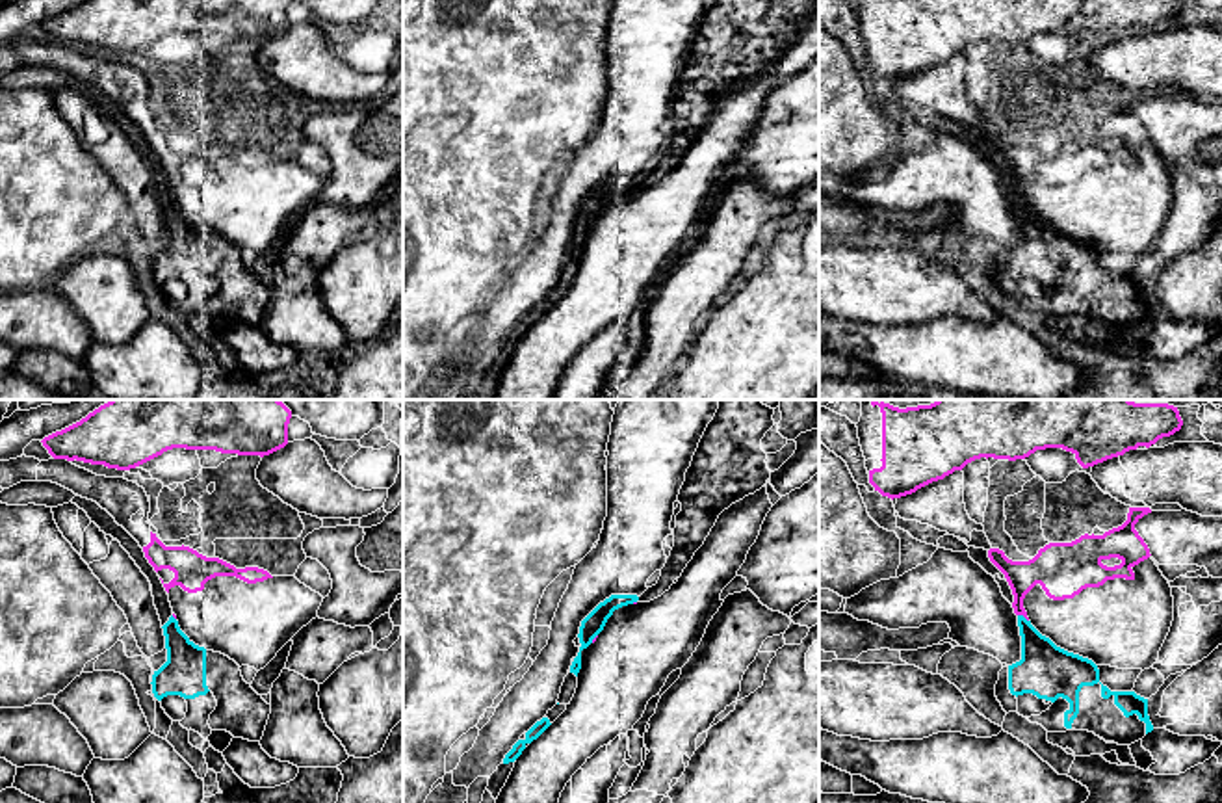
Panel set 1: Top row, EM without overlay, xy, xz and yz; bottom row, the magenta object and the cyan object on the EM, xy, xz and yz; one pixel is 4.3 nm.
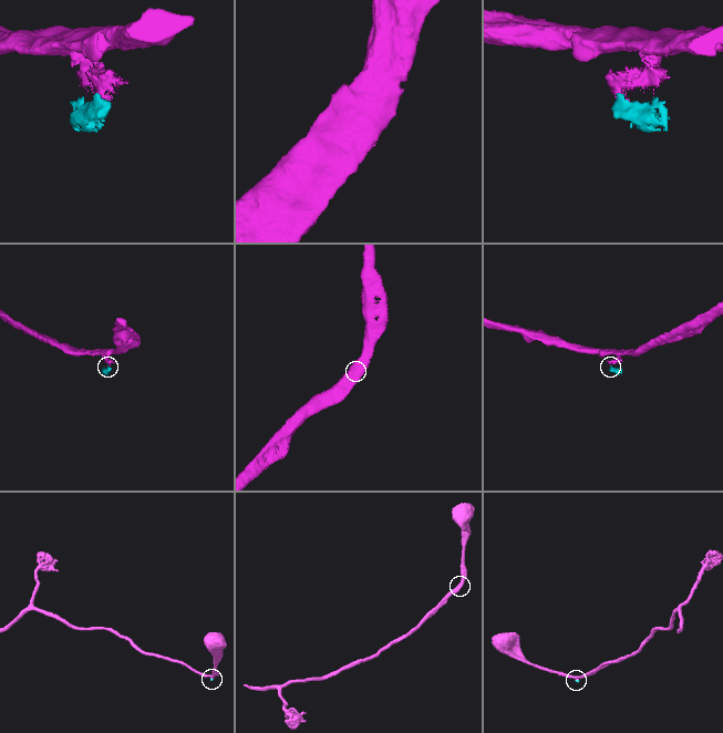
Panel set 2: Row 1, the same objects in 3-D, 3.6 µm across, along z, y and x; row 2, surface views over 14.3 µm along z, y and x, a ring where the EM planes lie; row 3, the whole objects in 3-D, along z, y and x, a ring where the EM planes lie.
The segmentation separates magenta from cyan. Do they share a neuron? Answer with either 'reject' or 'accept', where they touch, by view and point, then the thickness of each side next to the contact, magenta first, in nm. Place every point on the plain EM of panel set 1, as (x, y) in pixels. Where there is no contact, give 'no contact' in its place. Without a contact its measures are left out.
reject | yz (1024, 199) | 220/220 nm

